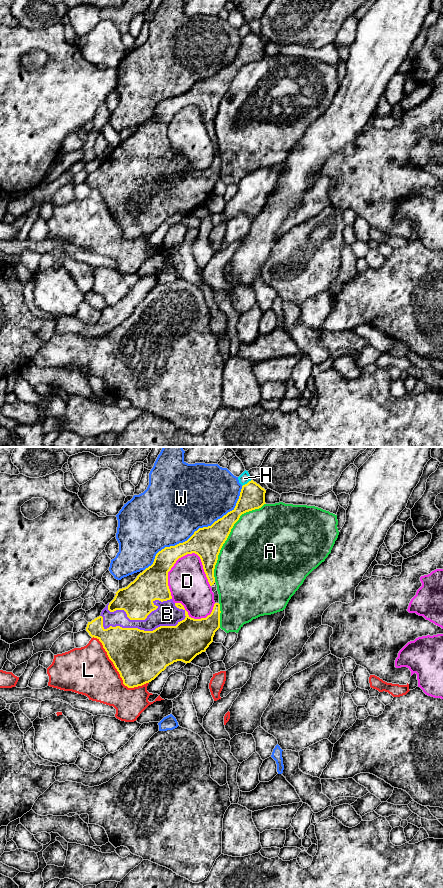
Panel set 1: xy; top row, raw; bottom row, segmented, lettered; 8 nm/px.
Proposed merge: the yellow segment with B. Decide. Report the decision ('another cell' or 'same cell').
same cell

